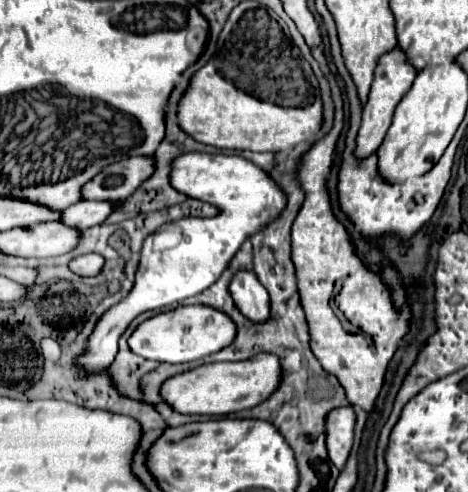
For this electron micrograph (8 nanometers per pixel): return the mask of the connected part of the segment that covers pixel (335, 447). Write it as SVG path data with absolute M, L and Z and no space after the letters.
M338 407L338 409L332 409L328 413L328 419L326 419L326 447L328 447L328 459L338 467L342 469L348 455L350 455L350 449L352 449L352 439L354 439L354 421L356 421L356 415L352 411L352 407Z

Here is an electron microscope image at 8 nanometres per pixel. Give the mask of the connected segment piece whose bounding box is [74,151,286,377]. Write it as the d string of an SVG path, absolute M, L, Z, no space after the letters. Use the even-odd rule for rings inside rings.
M188 153L188 155L178 155L176 159L172 159L172 171L170 171L170 183L176 191L188 195L188 197L194 197L194 199L200 199L200 201L206 201L206 203L214 203L218 209L220 209L220 215L216 217L216 223L210 223L210 219L178 219L176 223L166 223L162 225L162 229L158 231L164 231L164 229L170 229L170 227L178 227L180 233L182 233L182 239L180 243L172 245L172 247L152 247L152 241L144 241L142 245L142 253L140 253L140 263L136 267L136 279L134 279L134 285L130 289L130 293L116 305L112 305L96 323L92 335L88 337L86 341L86 349L84 353L80 353L74 361L74 367L78 369L80 377L84 375L92 375L92 373L100 373L100 371L106 371L114 357L116 357L116 351L118 351L118 337L126 331L128 323L144 313L144 311L150 311L150 309L160 309L160 307L166 307L166 305L172 305L172 303L180 303L184 301L186 297L192 297L192 295L198 295L202 293L204 289L208 289L212 283L216 283L216 279L222 275L222 271L228 267L232 255L240 249L240 245L250 239L256 231L260 231L264 225L268 225L272 219L276 219L280 215L280 211L286 207L286 195L280 191L280 187L268 177L268 173L264 173L260 167L256 167L254 163L238 157L238 155L222 155L222 153L216 153L216 155L210 155L210 153Z

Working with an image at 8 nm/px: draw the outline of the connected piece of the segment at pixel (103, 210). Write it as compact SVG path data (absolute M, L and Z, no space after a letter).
M80 201L62 211L64 219L60 219L60 223L82 231L100 225L110 213L112 213L112 205L108 201Z

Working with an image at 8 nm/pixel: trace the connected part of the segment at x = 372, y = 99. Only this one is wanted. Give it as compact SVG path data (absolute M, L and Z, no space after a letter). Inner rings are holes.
M398 47L394 51L390 51L388 55L380 57L380 63L378 63L376 75L374 75L374 83L372 83L372 89L370 89L370 97L368 97L368 103L366 103L366 111L362 111L362 125L360 125L360 131L358 131L358 137L356 137L354 155L358 159L366 159L368 155L376 153L376 149L380 147L380 143L382 143L382 139L384 139L384 135L386 135L386 131L392 123L396 103L404 97L404 93L410 89L414 79L416 79L416 71L406 61L404 53Z

